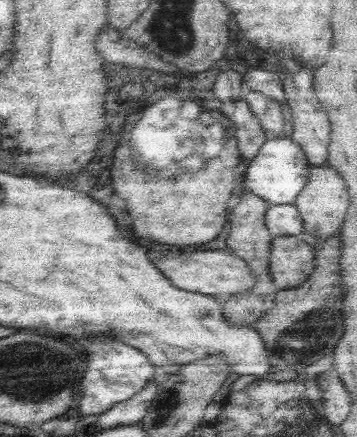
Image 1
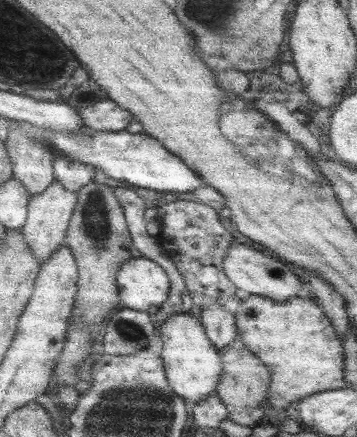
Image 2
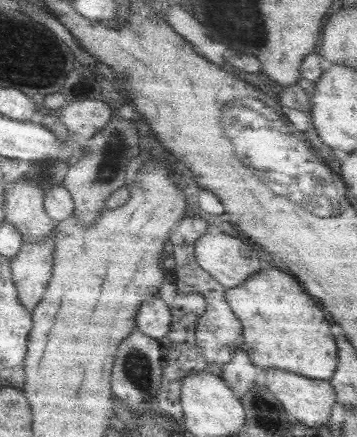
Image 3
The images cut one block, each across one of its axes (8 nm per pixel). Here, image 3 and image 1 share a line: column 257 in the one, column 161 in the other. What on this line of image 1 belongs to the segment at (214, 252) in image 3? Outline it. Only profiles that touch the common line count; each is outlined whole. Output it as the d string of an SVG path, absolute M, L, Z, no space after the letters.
M208 250L208 252L196 252L192 254L180 254L180 256L162 256L160 260L154 260L154 266L160 268L160 272L174 284L180 286L182 290L194 292L194 294L204 294L210 298L220 298L226 300L236 294L250 294L256 286L256 276L248 268L248 264L234 256L234 254L224 254L220 250Z

